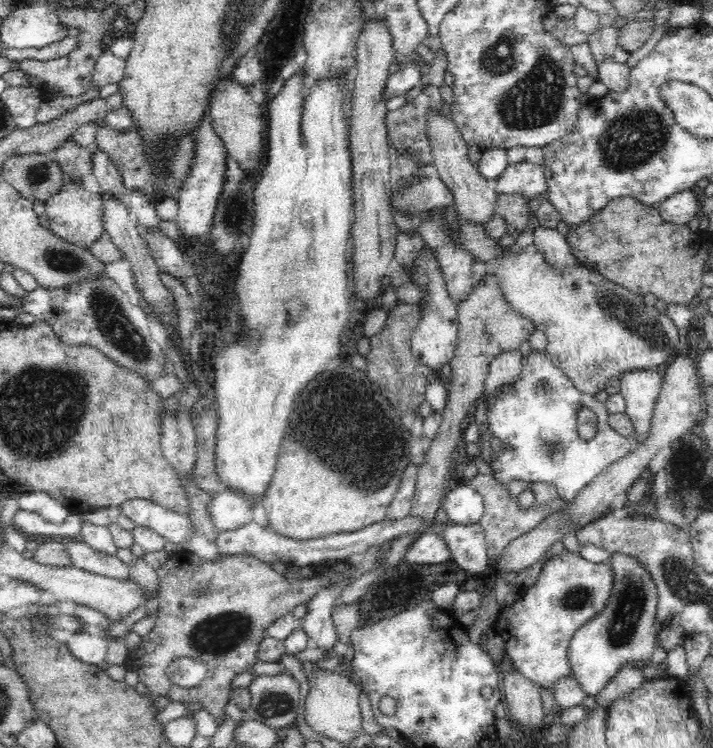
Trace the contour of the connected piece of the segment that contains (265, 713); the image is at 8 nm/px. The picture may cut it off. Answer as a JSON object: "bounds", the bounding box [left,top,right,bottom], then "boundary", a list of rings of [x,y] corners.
{"bounds":[247,671,300,729],"boundary":[[[288,671],[274,676],[256,676],[248,686],[250,707],[247,709],[249,719],[267,724],[277,729],[288,728],[296,723],[296,710],[300,700],[300,684]]]}

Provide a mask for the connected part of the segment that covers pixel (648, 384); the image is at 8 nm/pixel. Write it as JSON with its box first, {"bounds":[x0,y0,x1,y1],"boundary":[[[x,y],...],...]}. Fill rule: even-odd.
{"bounds":[619,369,663,444],"boundary":[[[628,369],[621,373],[619,393],[624,397],[625,413],[634,425],[636,444],[649,432],[650,420],[663,380],[662,369]]]}

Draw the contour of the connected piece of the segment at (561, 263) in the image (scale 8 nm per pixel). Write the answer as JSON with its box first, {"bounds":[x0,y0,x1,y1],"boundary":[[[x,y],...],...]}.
{"bounds":[533,226,580,269],"boundary":[[[537,226],[534,229],[533,244],[555,269],[564,269],[565,266],[572,265],[573,262],[580,263],[569,251],[569,245],[564,234],[560,234],[556,228]]]}

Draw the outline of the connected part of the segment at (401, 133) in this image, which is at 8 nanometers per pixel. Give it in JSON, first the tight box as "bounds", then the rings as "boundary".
{"bounds":[385,84,442,165],"boundary":[[[432,84],[426,87],[411,102],[398,110],[388,111],[385,123],[388,129],[390,147],[410,149],[418,157],[420,165],[433,164],[429,147],[425,114],[429,110],[440,110],[442,107],[440,90]]]}

